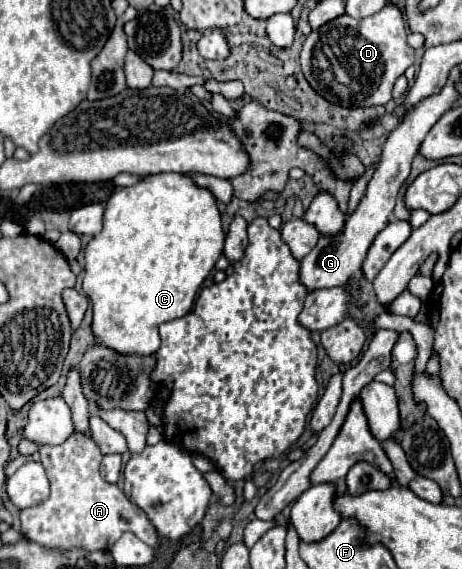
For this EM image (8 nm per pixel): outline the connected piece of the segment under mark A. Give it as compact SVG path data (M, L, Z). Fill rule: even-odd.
M74 432L64 444L40 446L40 456L52 490L48 500L20 512L22 534L26 538L48 548L80 548L88 552L108 550L124 532L134 532L152 548L162 542L144 510L132 504L116 484L102 480L98 472L102 452L92 438Z

